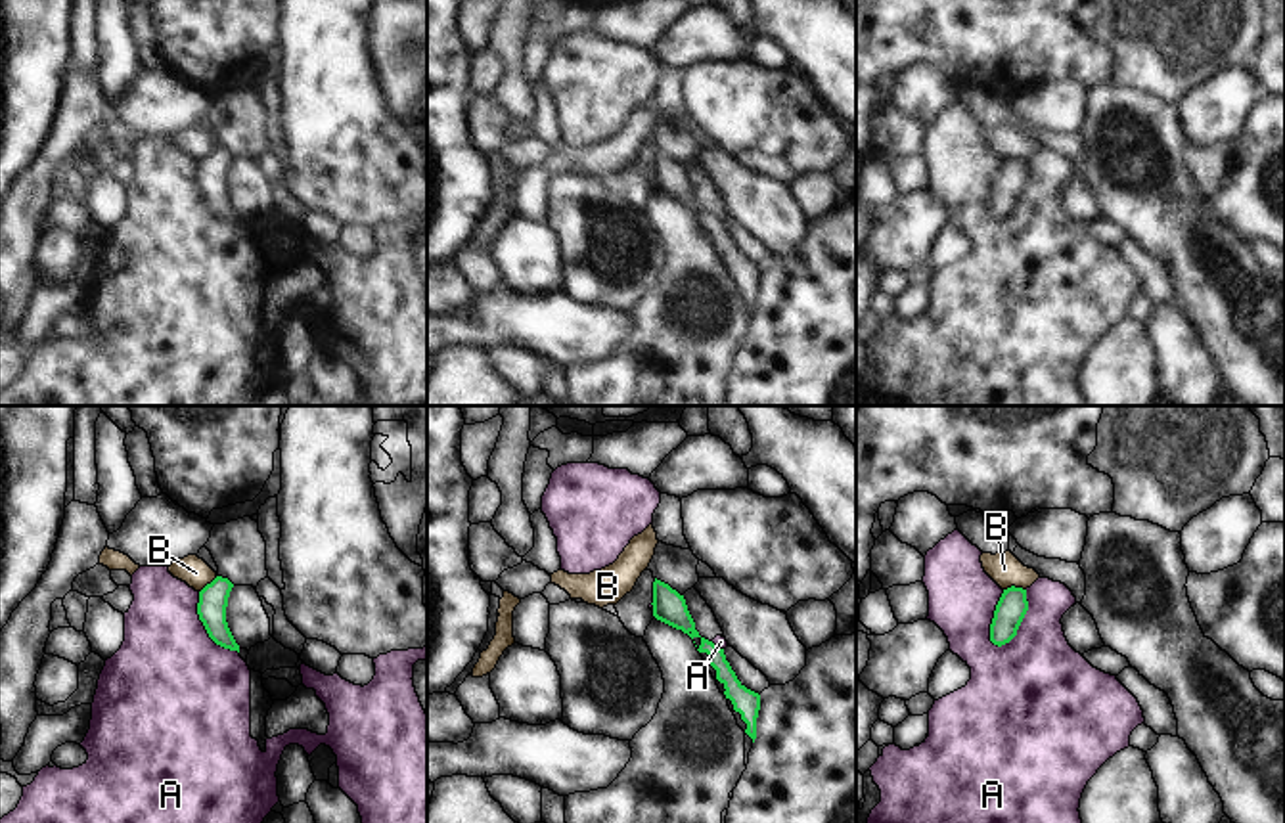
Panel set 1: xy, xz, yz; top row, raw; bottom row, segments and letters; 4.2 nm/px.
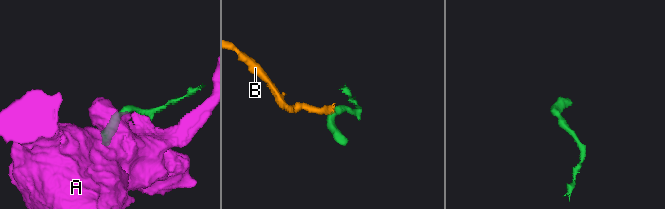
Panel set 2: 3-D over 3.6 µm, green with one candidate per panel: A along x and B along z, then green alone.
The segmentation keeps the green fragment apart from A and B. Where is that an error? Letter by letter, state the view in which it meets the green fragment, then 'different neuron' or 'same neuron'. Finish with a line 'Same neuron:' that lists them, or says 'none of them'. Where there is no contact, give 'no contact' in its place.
A: yz | different neuron
B: yz | different neuron
Same neuron: none of them

